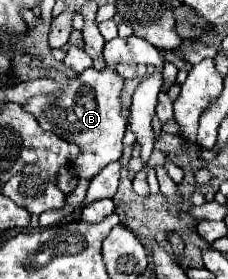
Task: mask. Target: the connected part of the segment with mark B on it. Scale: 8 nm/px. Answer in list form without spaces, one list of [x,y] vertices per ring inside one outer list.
[[[84,19],[82,37],[84,37],[84,51],[94,59],[94,67],[86,69],[82,75],[74,79],[66,79],[64,75],[56,71],[52,73],[42,71],[46,77],[52,77],[54,81],[62,83],[64,95],[60,99],[54,99],[52,95],[34,97],[24,105],[24,109],[30,111],[38,119],[44,131],[52,131],[58,137],[80,147],[80,155],[72,159],[72,169],[78,173],[78,179],[92,181],[92,177],[96,177],[108,163],[118,161],[122,157],[122,137],[126,129],[126,119],[120,115],[120,89],[122,89],[124,79],[120,77],[116,67],[106,65],[102,59],[104,37],[98,31],[96,21]]]

